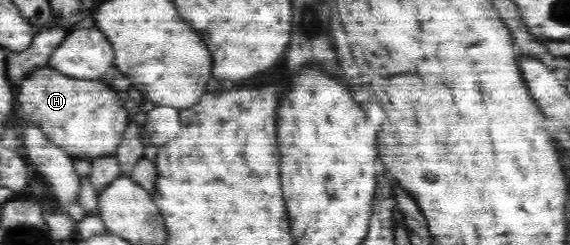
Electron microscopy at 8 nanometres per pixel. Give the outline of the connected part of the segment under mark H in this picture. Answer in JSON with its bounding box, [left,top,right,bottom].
[18,68,130,161]

